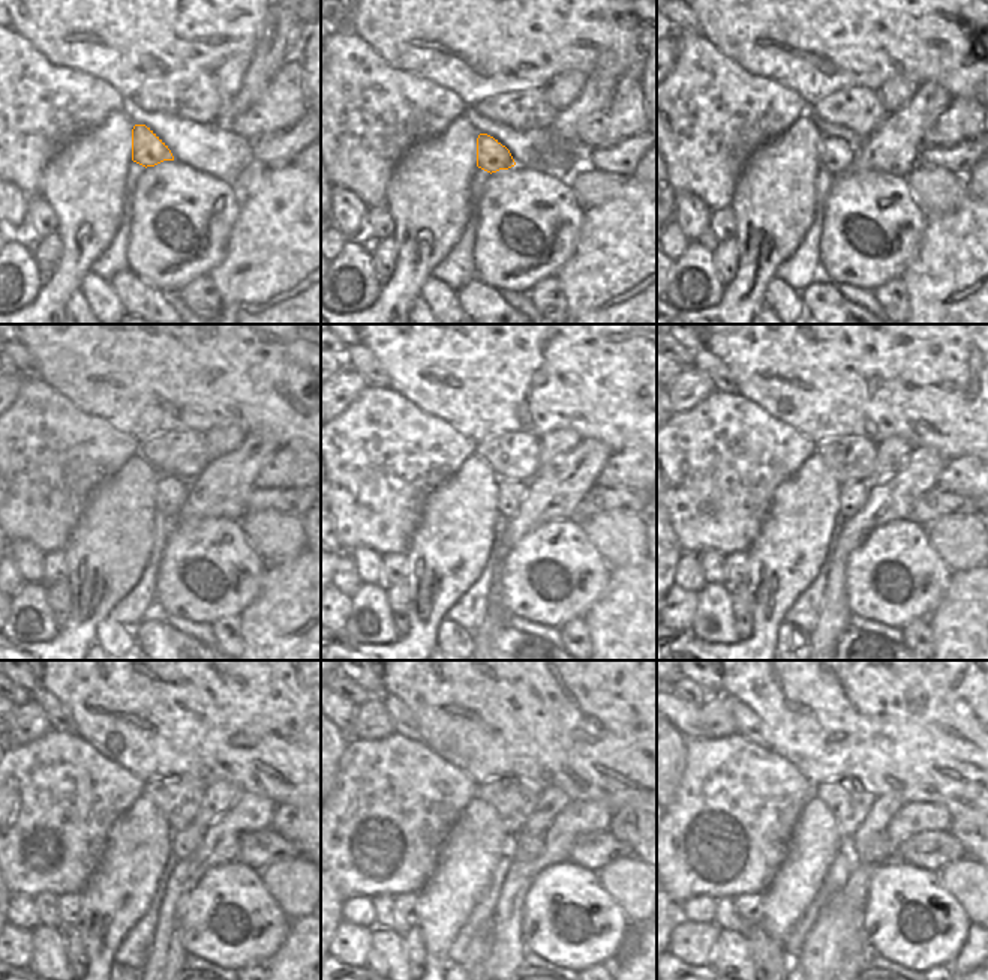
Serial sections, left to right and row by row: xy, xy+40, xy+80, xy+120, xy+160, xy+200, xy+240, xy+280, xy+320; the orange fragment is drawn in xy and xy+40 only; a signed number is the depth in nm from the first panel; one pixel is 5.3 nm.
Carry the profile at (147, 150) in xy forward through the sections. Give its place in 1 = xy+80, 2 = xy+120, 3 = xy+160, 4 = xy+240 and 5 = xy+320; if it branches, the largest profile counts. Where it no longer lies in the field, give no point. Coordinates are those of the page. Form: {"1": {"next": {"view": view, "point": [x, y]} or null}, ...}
{"1": {"next": {"view": "xy+80", "point": [835, 155]}}, "2": {"next": {"view": "xy+120", "point": [171, 493]}}, "3": {"next": {"view": "xy+160", "point": [510, 494]}}, "4": {"next": {"view": "xy+240", "point": [186, 841]}}, "5": {"next": {"view": "xy+320", "point": [879, 851]}}}

